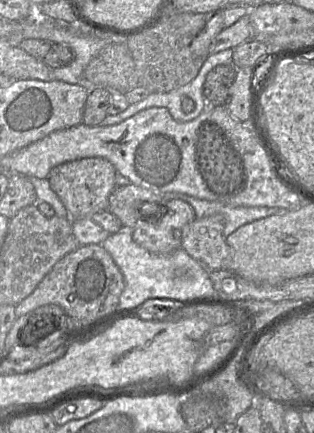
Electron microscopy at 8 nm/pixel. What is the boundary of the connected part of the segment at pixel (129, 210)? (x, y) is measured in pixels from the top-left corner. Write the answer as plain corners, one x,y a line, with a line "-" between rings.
129,184
118,186
109,197
108,211
114,214
124,227
134,228
139,219
139,206
142,203
161,203
164,194

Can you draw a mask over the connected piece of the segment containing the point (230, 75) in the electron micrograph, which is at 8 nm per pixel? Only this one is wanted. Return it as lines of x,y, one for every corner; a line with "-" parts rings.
232,63
218,65
209,71
203,85
208,106
226,106
236,74
237,68

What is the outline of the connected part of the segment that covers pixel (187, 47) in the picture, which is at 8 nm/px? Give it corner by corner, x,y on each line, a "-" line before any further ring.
223,10
174,12
143,32
125,37
138,70
140,86
150,93
165,93
191,82
209,56
212,41
223,29

